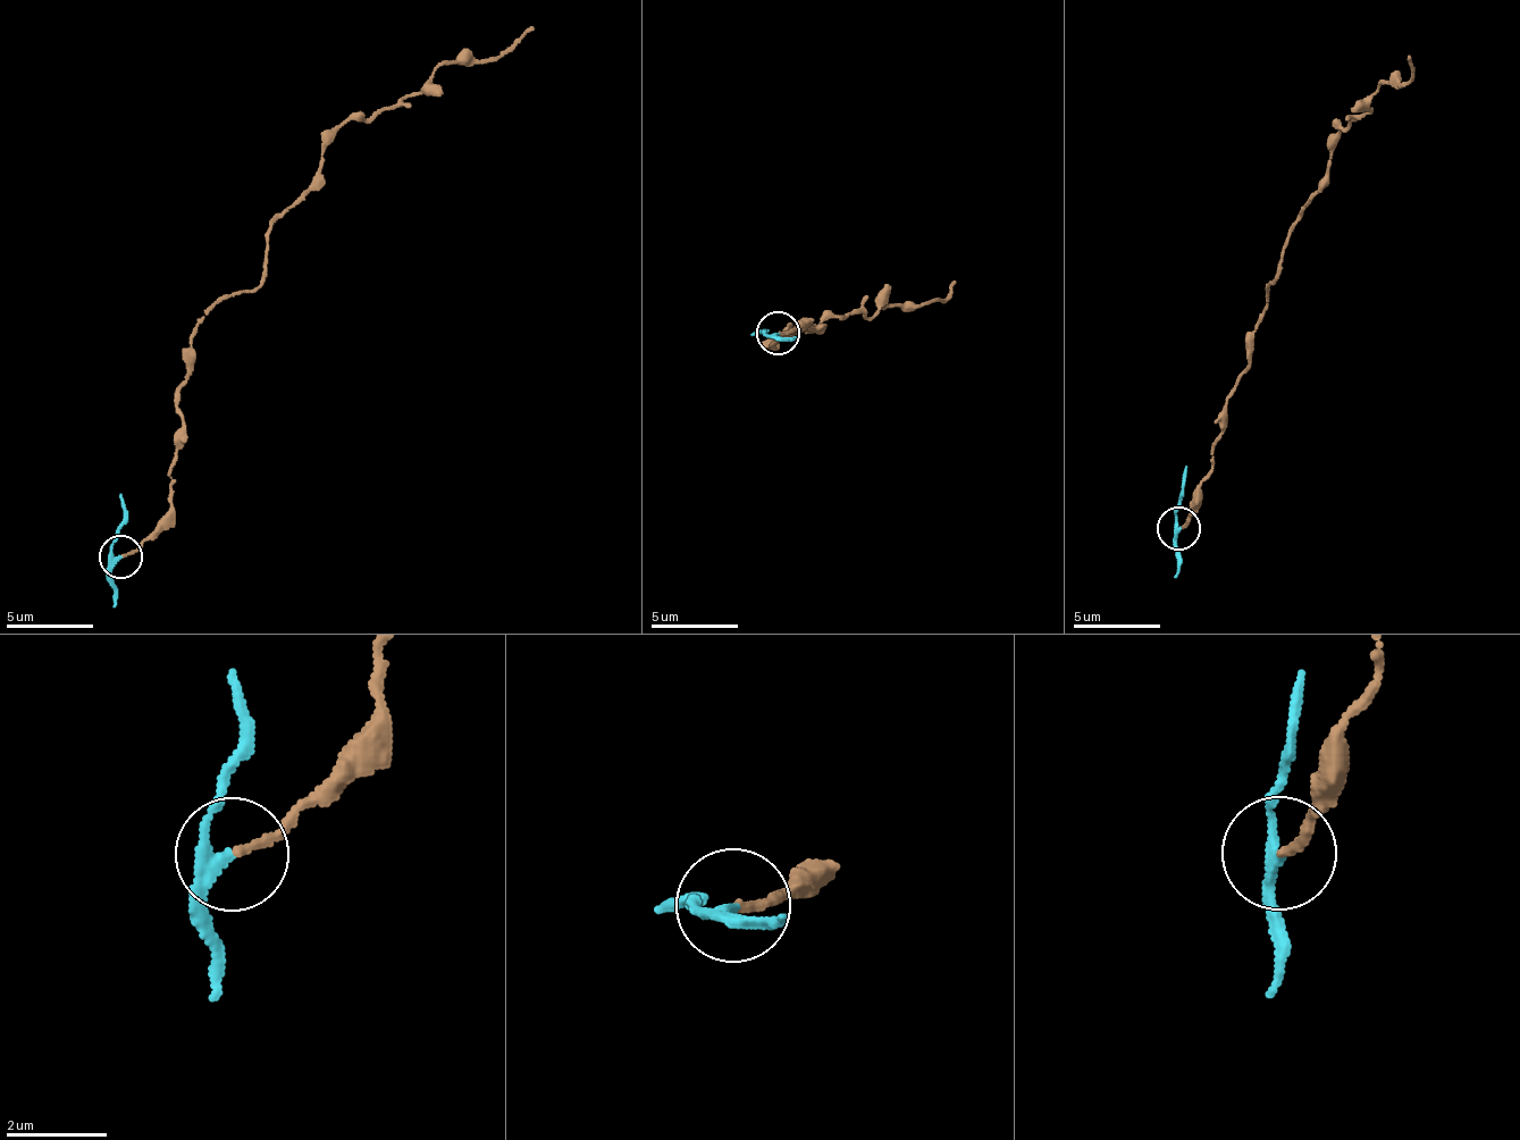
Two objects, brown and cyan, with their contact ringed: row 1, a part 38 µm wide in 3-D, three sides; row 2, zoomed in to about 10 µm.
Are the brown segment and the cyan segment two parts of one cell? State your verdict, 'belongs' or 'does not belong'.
does not belong

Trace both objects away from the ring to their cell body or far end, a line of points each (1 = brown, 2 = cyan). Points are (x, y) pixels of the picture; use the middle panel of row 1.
1: (777, 334), (803, 324), (763, 348), (802, 327), (791, 327), (941, 299), (950, 282)
2: (777, 334), (750, 333)

